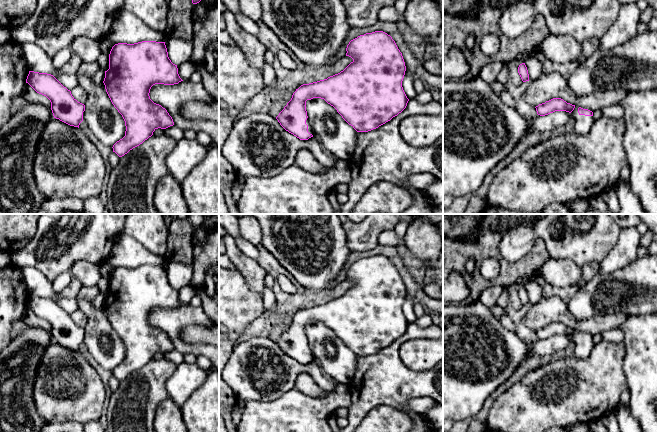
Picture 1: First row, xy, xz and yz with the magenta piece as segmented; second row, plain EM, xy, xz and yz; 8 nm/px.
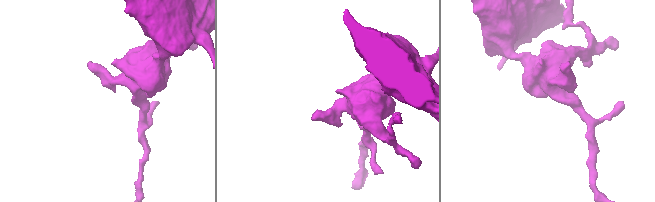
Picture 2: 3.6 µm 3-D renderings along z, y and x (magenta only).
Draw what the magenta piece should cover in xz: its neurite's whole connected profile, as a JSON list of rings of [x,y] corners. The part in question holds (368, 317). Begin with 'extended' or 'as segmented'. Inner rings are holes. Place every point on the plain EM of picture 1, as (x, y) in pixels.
extended | [[[375,255],[351,264],[346,280],[353,285],[340,297],[303,308],[276,341],[300,364],[314,360],[306,325],[324,323],[357,356],[368,356],[390,345],[407,330],[402,305],[406,290],[390,259]]]

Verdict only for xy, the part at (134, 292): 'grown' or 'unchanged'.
unchanged

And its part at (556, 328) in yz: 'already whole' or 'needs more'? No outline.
needs more

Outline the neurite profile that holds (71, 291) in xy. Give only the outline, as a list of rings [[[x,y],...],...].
[[[73,278],[64,290],[56,291],[54,300],[59,300],[61,298],[76,298],[82,287],[83,285],[81,282],[77,278]]]

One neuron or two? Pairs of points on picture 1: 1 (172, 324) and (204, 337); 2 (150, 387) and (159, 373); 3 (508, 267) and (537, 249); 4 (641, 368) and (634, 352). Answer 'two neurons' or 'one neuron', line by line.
1: two neurons
2: one neuron
3: one neuron
4: one neuron

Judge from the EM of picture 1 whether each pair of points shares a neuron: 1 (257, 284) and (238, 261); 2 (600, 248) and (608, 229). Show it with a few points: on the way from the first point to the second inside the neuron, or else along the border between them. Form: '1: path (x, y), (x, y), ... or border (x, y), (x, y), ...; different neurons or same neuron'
1: path (255, 278), (244, 267); same neuron
2: path (600, 243), (600, 237), (603, 234); same neuron

